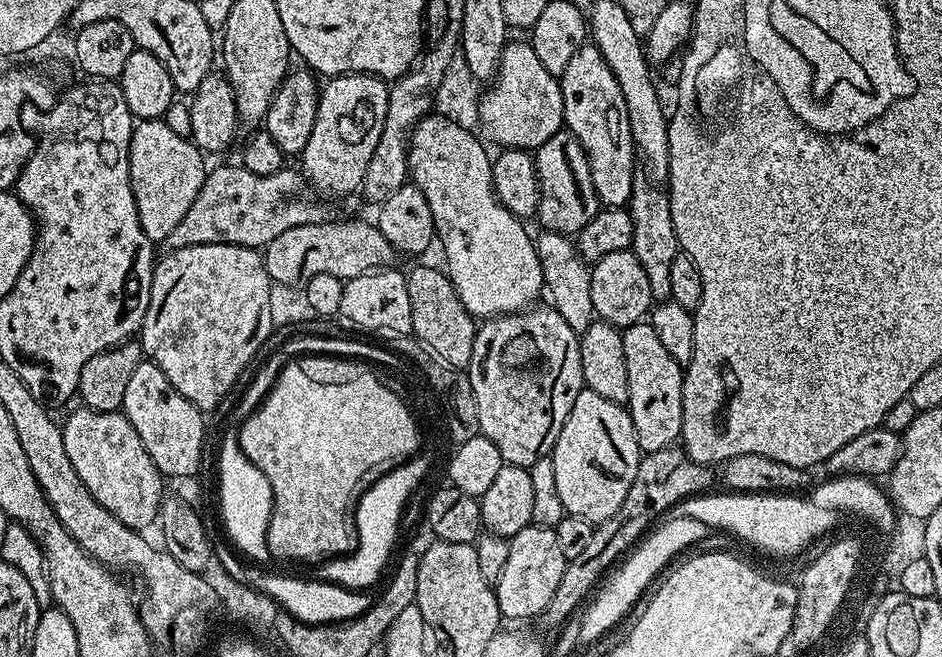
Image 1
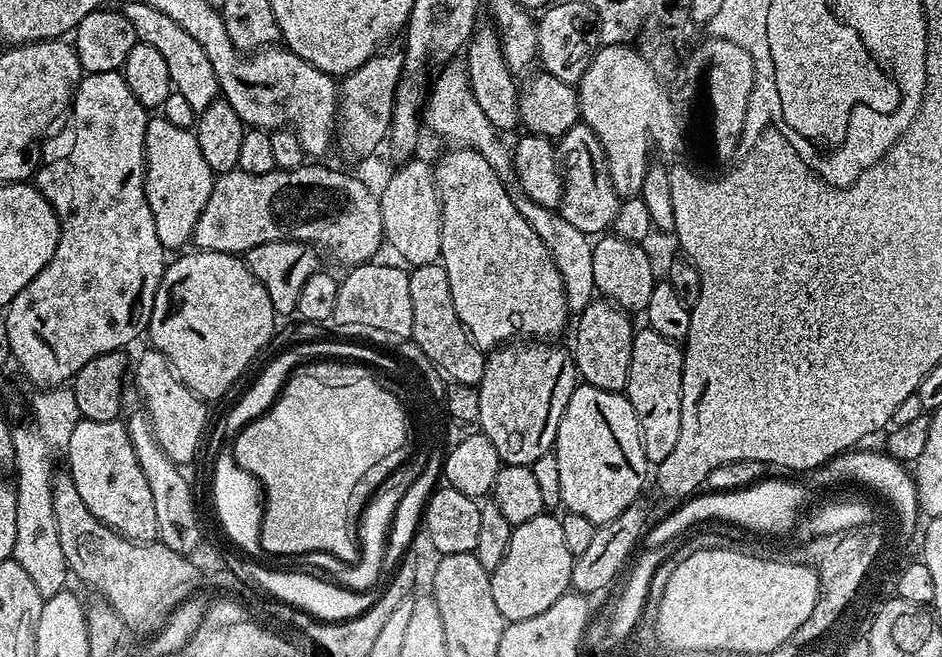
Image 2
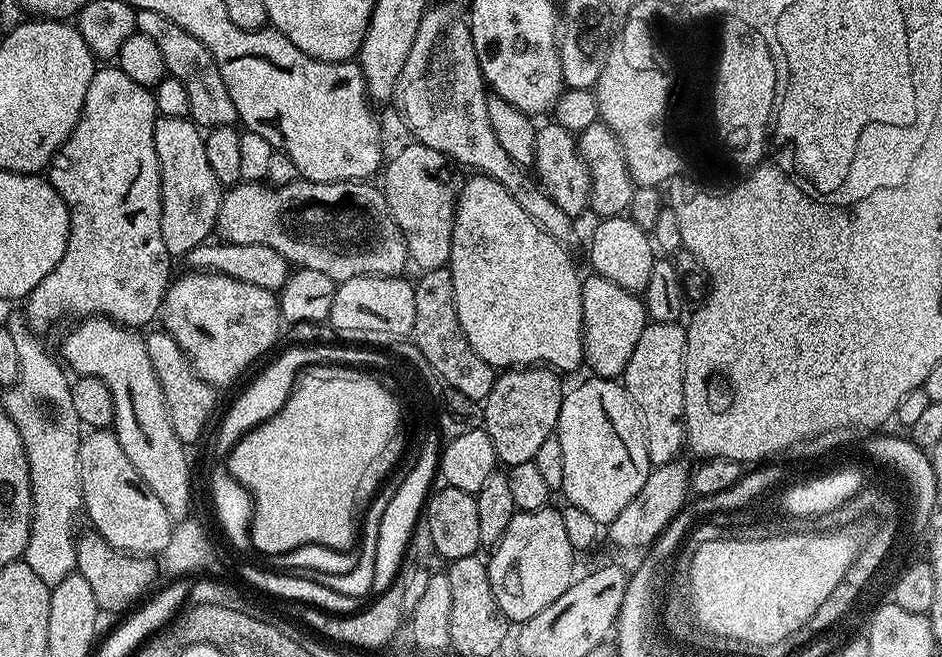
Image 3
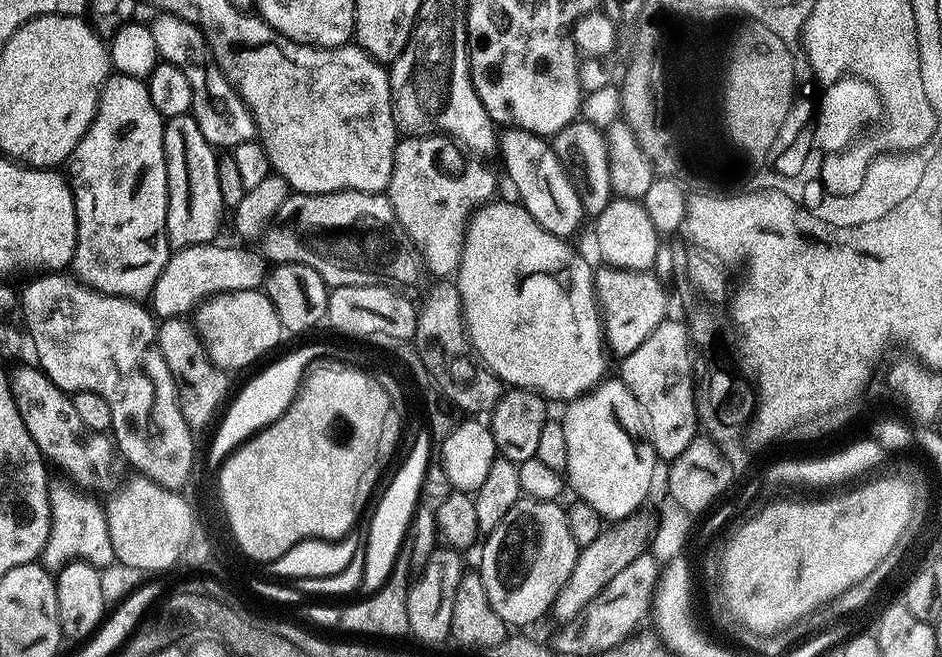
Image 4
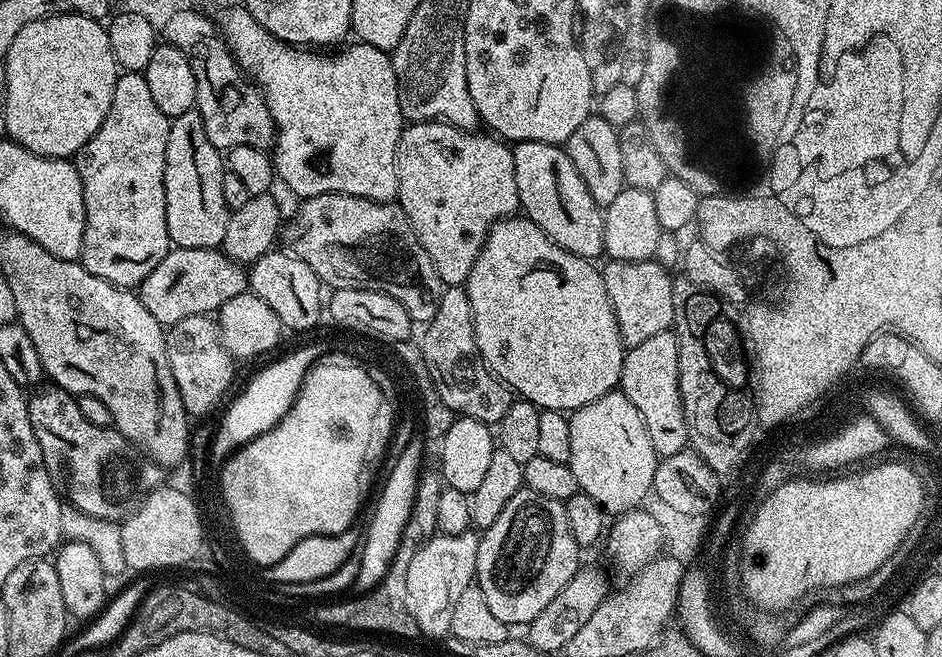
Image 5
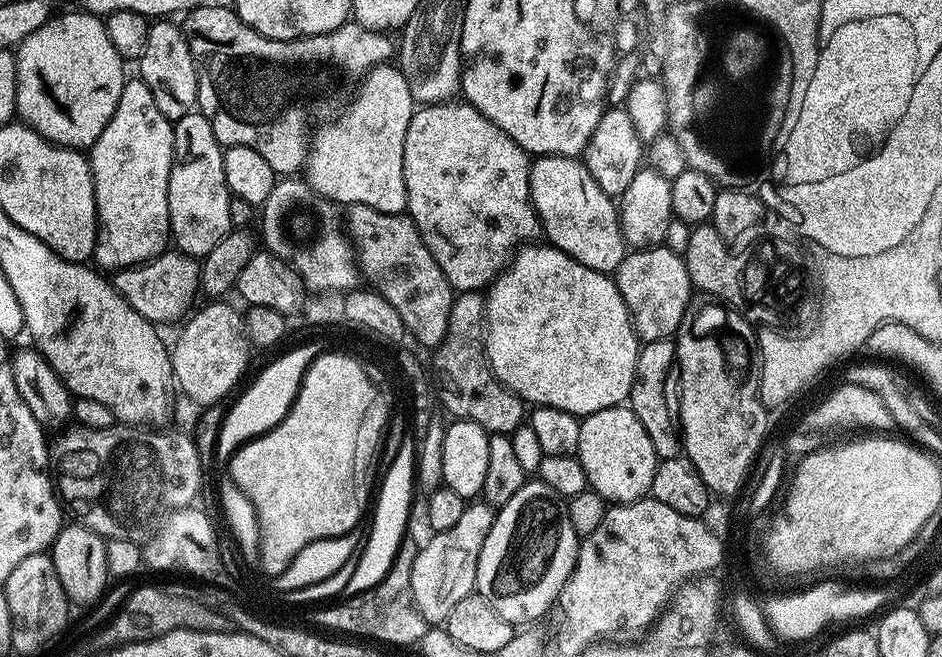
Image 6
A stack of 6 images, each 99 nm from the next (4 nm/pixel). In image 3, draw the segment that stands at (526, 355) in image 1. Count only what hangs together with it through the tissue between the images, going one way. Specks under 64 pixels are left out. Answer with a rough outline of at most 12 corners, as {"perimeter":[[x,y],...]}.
{"perimeter":[[547,366],[497,375],[482,427],[501,465],[535,460],[566,391]]}

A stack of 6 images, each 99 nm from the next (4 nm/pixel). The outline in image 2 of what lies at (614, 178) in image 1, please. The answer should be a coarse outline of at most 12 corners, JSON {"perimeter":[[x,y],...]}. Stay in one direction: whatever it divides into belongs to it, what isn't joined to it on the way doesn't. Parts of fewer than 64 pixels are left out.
{"perimeter":[[597,47],[578,85],[621,198],[675,126],[643,54]]}

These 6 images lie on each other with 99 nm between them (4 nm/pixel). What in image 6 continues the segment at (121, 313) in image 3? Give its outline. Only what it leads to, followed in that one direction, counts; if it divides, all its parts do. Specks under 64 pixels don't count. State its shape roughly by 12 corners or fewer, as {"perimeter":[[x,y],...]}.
{"perimeter":[[125,79],[90,149],[94,260],[169,247],[172,126]]}

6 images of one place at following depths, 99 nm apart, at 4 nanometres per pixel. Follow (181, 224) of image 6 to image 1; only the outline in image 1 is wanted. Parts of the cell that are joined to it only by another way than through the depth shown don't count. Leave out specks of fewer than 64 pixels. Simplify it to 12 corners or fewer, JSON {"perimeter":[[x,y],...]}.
{"perimeter":[[164,119],[136,120],[130,186],[146,238],[190,210],[205,153]]}

